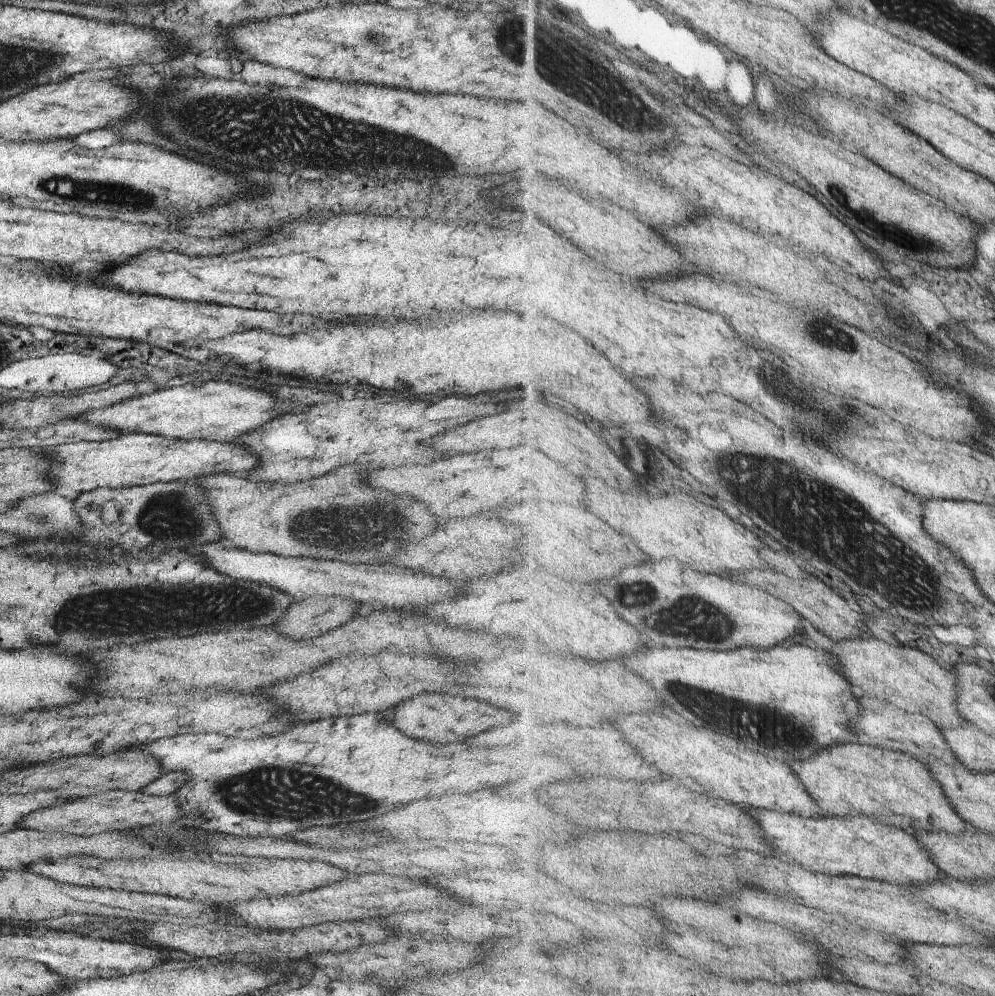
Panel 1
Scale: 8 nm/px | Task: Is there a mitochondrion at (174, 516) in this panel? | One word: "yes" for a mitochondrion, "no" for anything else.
yes

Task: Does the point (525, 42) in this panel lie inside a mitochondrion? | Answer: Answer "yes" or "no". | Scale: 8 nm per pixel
yes

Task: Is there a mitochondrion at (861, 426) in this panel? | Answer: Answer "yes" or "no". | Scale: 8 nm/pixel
yes

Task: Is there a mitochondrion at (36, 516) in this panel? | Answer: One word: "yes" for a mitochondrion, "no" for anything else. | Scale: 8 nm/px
yes

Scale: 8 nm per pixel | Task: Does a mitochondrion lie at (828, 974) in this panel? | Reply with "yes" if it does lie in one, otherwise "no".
no

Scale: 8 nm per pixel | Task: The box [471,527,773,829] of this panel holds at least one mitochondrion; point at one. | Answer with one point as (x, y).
(698, 621)

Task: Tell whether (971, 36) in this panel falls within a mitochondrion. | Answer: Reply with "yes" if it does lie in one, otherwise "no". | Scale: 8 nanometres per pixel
yes

